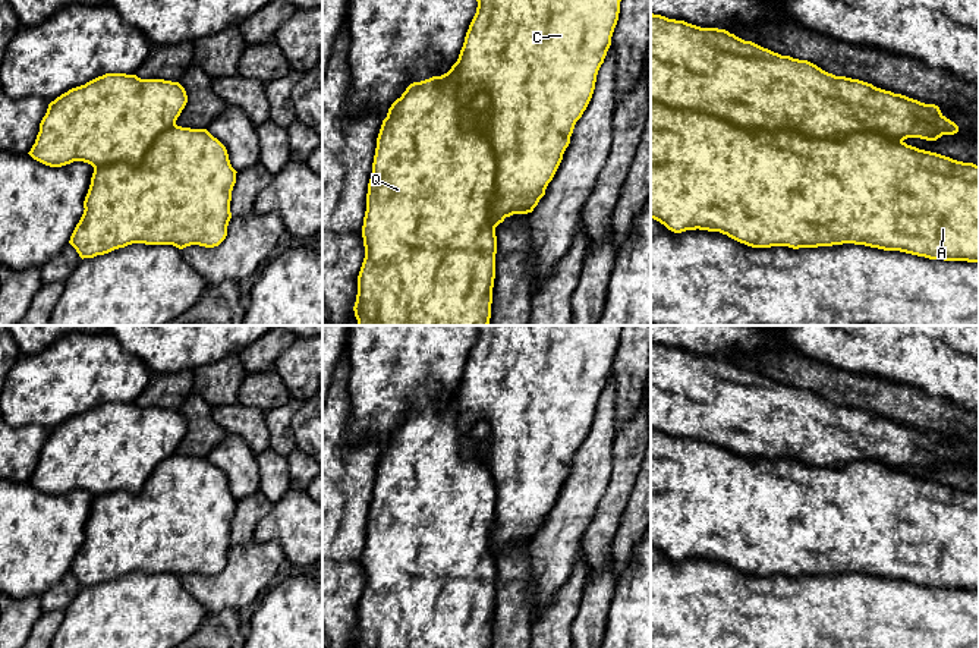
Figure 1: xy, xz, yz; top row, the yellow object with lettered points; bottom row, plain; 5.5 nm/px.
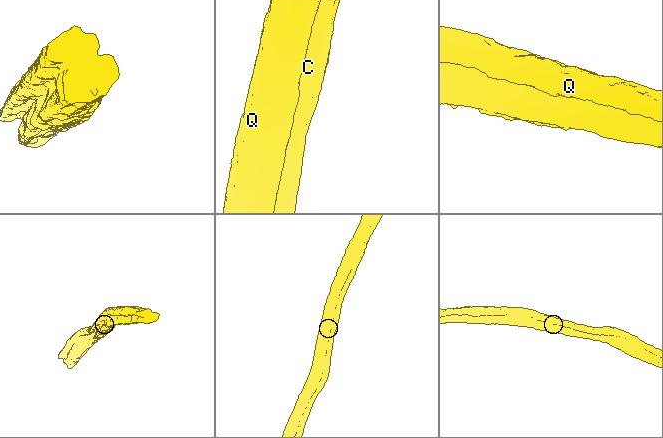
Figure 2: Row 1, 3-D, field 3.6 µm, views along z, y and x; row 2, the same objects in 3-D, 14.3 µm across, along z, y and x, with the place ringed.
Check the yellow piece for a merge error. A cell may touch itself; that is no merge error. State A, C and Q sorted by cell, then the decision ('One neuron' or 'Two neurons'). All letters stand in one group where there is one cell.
Groups: A C / Q. Two neurons

